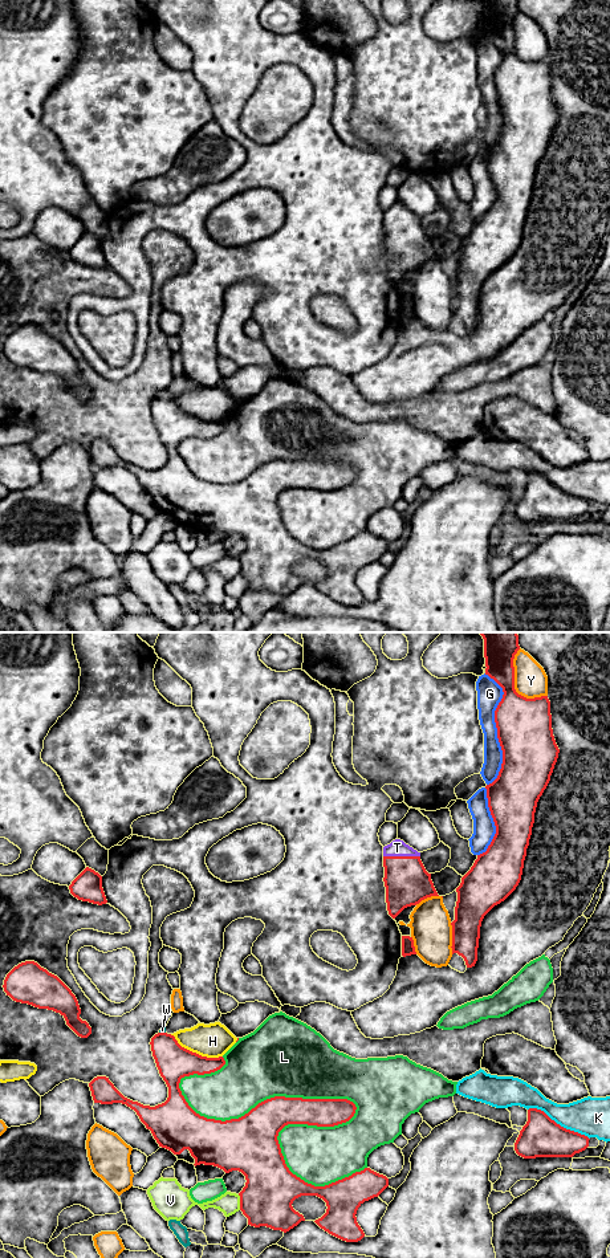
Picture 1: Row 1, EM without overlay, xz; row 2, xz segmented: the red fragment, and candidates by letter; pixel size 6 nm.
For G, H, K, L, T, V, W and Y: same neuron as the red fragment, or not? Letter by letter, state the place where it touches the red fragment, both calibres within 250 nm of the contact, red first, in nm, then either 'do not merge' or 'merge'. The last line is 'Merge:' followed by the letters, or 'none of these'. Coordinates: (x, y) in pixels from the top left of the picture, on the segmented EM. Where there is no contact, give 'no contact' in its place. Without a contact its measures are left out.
G: xz (497, 729) | 340/160 nm | do not merge
H: xz (195, 1053) | 220/200 nm | do not merge
K: xz (558, 1124) | 240/240 nm | do not merge
L: xz (356, 1108) | 180/400 nm | do not merge
T: xz (402, 857) | 280/100 nm | merge
V: xz (240, 1202) | 320/130 nm | do not merge
W: xz (162, 1033) | 220/30 nm | do not merge
Y: xz (513, 686) | 340/200 nm | do not merge
Merge: T

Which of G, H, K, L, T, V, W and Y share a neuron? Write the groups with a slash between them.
G / H / K / L / T / V / W / Y

